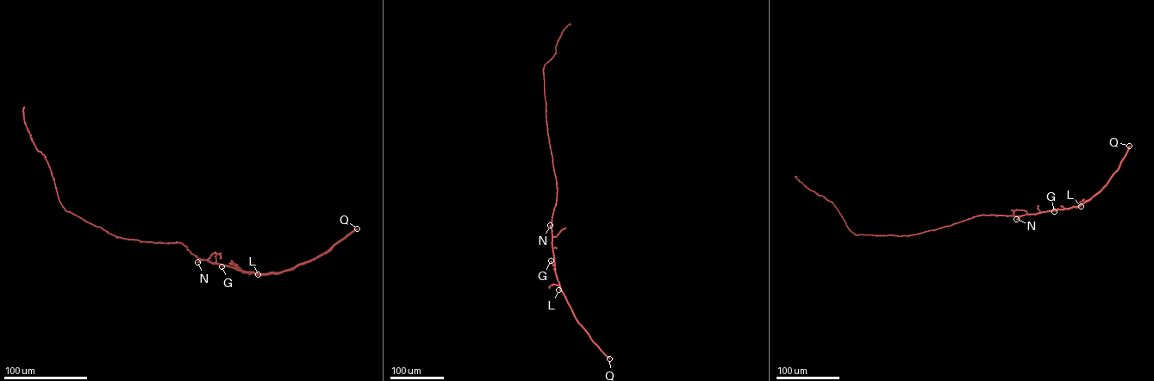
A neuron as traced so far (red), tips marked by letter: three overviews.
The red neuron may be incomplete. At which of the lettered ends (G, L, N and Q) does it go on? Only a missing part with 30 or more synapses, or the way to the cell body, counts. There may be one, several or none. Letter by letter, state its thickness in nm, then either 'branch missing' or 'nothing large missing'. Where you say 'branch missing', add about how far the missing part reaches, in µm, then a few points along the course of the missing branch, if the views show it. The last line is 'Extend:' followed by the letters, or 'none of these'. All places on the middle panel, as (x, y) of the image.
G: calibre 550 nm; nothing large missing
L: calibre 440 nm; nothing large missing
N: calibre 440 nm; nothing large missing
Q: calibre 650 nm; nothing large missing
Extend: none of these

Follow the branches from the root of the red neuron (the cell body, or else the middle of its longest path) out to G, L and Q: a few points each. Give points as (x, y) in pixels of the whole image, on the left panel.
G: (171, 243), (183, 243), (201, 259), (231, 267), (221, 266)
L: (171, 243), (183, 243), (202, 259), (258, 274)
Q: (171, 243), (183, 243), (202, 259), (262, 274), (276, 273), (304, 264), (326, 252), (357, 228)

